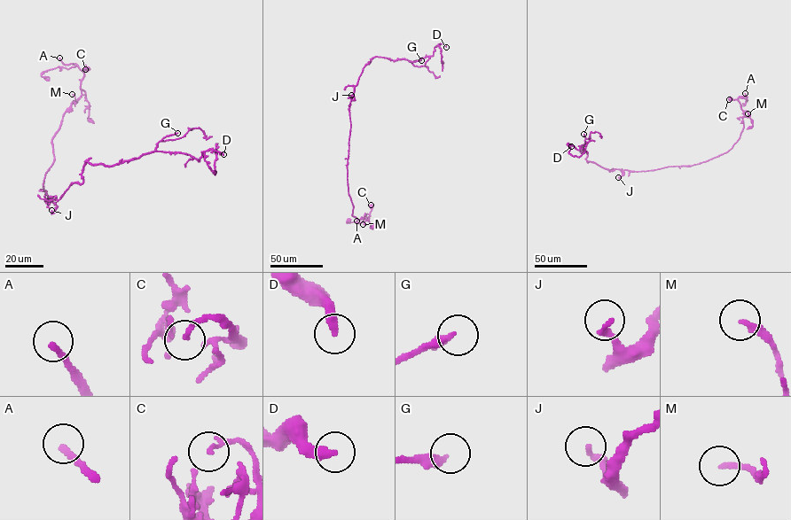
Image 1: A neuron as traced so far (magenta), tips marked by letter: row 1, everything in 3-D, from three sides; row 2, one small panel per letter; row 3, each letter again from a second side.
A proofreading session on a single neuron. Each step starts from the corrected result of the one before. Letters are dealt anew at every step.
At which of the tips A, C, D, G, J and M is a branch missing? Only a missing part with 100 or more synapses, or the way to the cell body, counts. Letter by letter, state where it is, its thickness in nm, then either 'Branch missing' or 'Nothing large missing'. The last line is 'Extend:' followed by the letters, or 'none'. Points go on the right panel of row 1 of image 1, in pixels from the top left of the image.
A: Place: (745, 93). Thickness 240 nm. Branch missing
C: Place: (729, 99). Thickness 110 nm. Nothing large missing
D: Place: (571, 146). Thickness 360 nm. Nothing large missing
G: Place: (583, 134). Thickness 320 nm. Nothing large missing
J: Place: (618, 177). Thickness 200 nm. Nothing large missing
M: Place: (747, 113). Thickness 200 nm. Nothing large missing
Extend: A

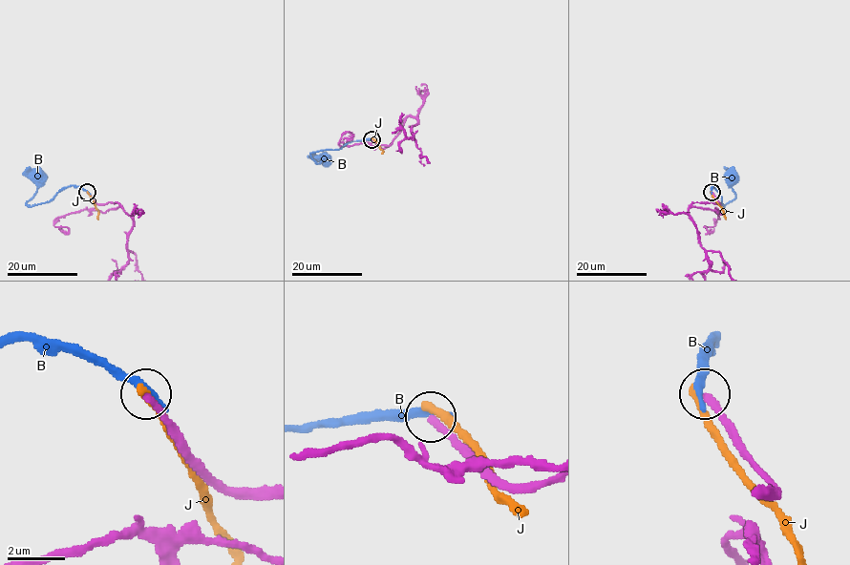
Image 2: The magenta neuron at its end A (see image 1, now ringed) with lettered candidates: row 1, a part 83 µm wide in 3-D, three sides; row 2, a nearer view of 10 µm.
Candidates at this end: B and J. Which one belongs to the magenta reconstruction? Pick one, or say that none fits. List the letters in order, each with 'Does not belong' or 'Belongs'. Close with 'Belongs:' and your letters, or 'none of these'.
B: Does not belong
J: Does not belong
Belongs: none of these

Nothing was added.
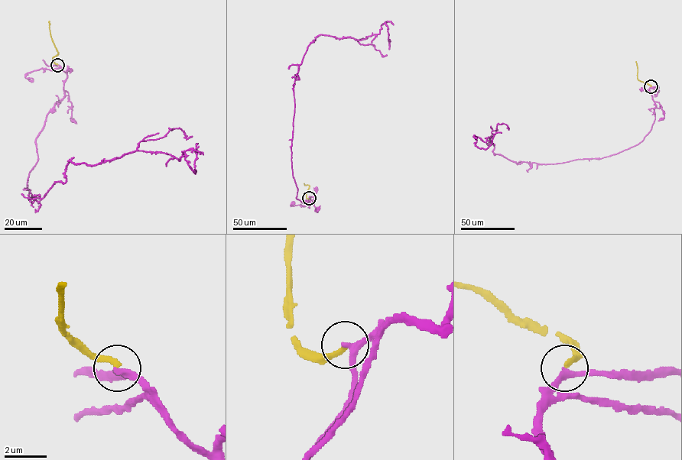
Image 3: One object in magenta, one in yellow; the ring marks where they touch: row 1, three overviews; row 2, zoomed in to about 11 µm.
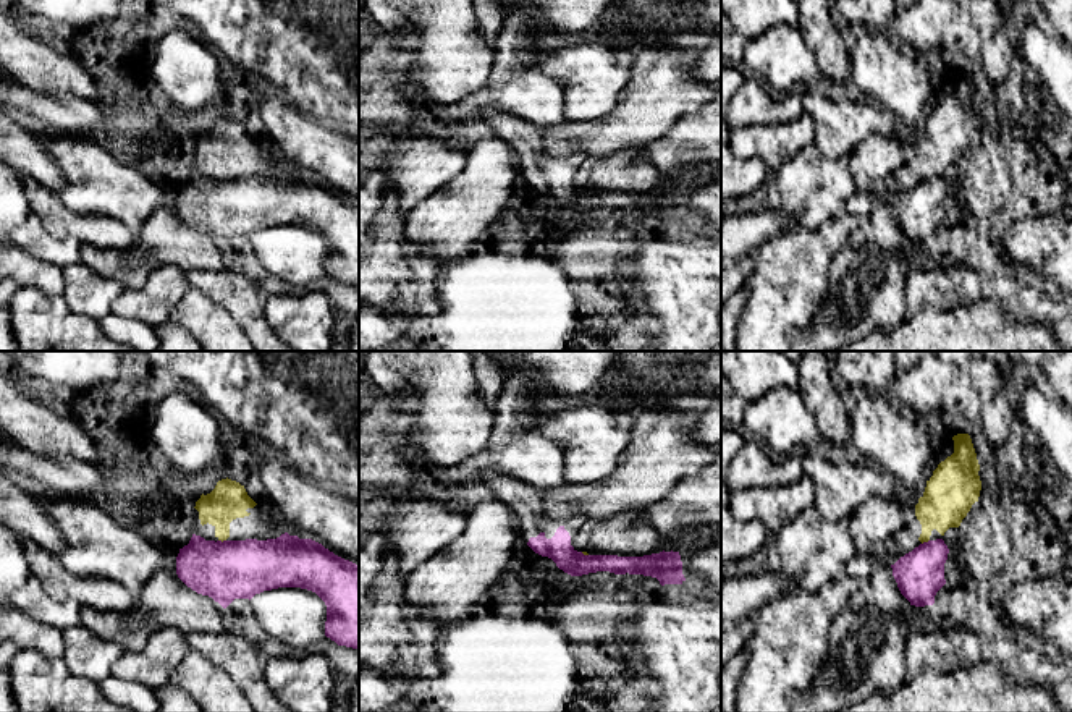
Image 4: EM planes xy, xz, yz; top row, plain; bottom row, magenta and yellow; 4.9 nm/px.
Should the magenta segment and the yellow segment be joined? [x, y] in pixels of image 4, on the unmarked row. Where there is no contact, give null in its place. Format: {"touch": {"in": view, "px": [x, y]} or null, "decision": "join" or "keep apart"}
{"touch": {"in": "xy", "px": [220, 178]}, "decision": "keep apart"}

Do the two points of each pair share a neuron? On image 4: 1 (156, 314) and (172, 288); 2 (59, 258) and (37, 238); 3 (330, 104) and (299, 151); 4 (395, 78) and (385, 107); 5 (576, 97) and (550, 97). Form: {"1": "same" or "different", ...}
{"1": "same", "2": "same", "3": "different", "4": "same", "5": "different"}

